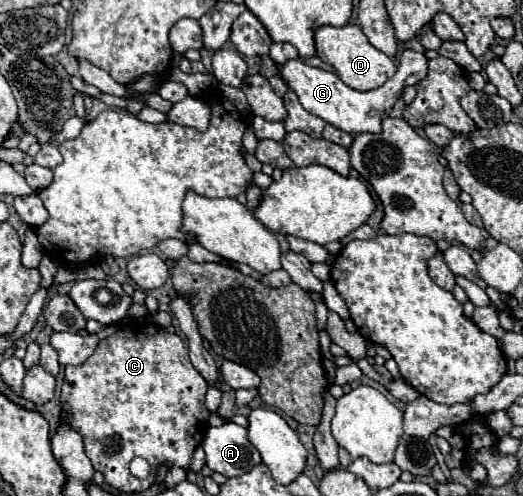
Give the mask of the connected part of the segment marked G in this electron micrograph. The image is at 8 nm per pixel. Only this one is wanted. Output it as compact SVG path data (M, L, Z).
M403 50L401 64L393 78L389 78L383 86L379 86L375 90L367 90L367 92L349 88L347 84L341 82L341 78L337 74L321 70L321 68L313 68L313 66L305 64L301 58L287 60L279 68L279 76L299 96L299 102L303 104L303 108L307 112L323 118L325 122L329 122L335 128L345 130L349 134L379 132L385 110L391 108L403 96L403 90L409 84L417 84L421 78L425 78L425 74L427 74L427 58L421 52L413 52L413 50Z

